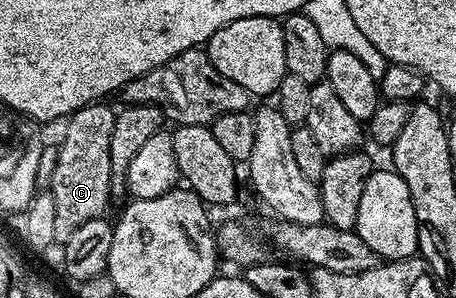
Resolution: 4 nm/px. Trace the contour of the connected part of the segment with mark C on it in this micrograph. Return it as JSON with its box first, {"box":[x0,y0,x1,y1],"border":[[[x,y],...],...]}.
{"box":[48,101,115,244],"border":[[[104,101],[93,102],[70,114],[65,139],[58,145],[58,163],[50,178],[48,193],[55,196],[55,239],[63,244],[87,220],[95,220],[111,205],[111,128],[115,128],[114,107]]]}

